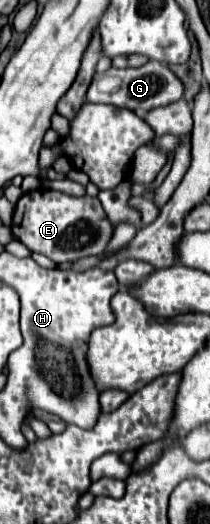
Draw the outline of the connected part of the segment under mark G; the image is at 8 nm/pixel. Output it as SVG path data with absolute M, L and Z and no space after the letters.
M149 60L139 68L127 68L127 70L109 68L105 70L105 88L101 88L99 76L95 76L87 92L87 102L101 102L101 104L113 104L117 108L129 108L139 116L181 98L183 98L183 82L171 72L167 64L157 60Z

